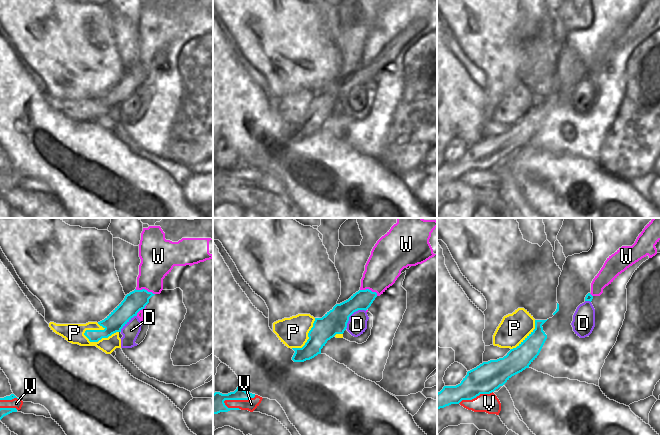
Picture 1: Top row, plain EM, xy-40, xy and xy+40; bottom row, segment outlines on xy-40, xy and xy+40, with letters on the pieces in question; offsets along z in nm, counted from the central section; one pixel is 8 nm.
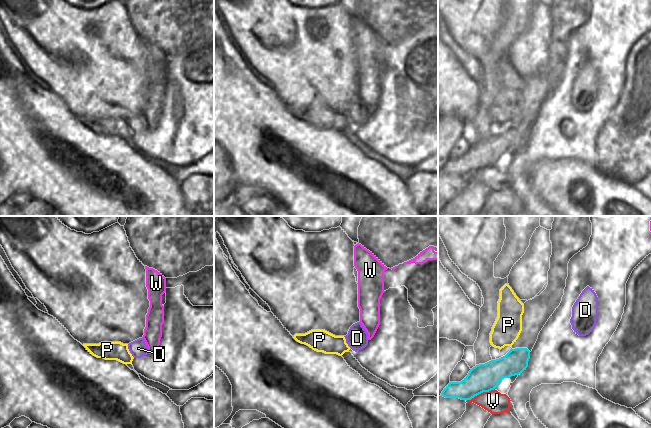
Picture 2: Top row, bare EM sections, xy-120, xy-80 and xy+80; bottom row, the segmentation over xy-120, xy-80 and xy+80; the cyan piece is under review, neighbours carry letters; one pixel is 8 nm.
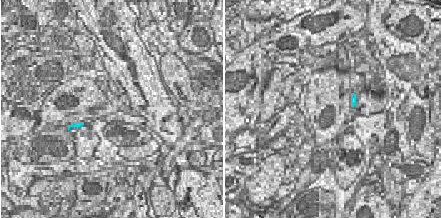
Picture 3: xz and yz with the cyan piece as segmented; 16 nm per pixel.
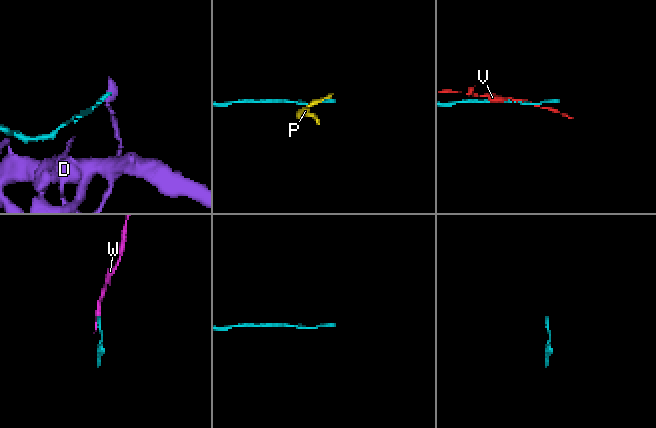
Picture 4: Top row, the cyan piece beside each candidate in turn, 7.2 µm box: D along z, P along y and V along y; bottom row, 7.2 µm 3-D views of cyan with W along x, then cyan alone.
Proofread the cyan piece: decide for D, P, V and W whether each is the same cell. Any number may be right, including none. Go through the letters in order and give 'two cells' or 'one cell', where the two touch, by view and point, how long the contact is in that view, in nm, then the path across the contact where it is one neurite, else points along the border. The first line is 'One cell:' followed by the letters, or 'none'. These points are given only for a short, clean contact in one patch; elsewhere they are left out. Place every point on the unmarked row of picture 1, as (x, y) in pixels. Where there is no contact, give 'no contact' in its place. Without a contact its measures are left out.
One cell: W
D: two cells; contact xy (351, 90); length 220 nm; border xy (365, 86), (356, 86), (349, 93), (345, 104)
P: two cells; contact xy-40 (100, 115); length 280 nm; border xy-40 (118, 107), (97, 117), (90, 117), (83, 110)
V: two cells; contact xy (239, 175); length 280 nm
W: one cell; contact xy-40 (144, 65); length 170 nm; way xy-40 (136, 76), (144, 65), (149, 59), (157, 37)

